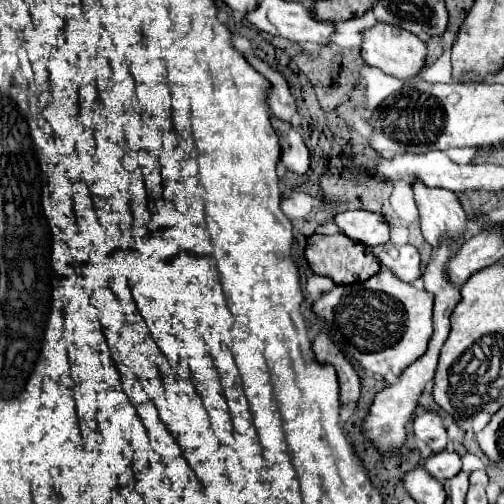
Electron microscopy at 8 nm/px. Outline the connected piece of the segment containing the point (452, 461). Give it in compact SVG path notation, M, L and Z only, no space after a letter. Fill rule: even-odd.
M446 449L446 451L440 451L440 453L432 455L426 461L424 469L442 483L442 481L446 481L446 479L450 479L450 477L454 477L454 475L460 473L462 461L460 461L460 455L456 451L448 451Z

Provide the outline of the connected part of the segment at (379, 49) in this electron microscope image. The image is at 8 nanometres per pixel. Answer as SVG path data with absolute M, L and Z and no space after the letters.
M378 23L376 27L372 27L364 33L362 59L368 65L378 67L386 75L392 75L392 77L402 79L402 81L410 81L410 79L420 75L420 71L426 65L426 53L428 53L426 43L420 37L416 37L416 35L412 35L400 27L392 27L388 23Z

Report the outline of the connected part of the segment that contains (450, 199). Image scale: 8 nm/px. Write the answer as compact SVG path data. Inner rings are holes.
M422 181L414 183L414 199L420 211L424 239L436 247L442 235L452 235L458 241L466 237L466 213L458 195L448 189L430 189Z

